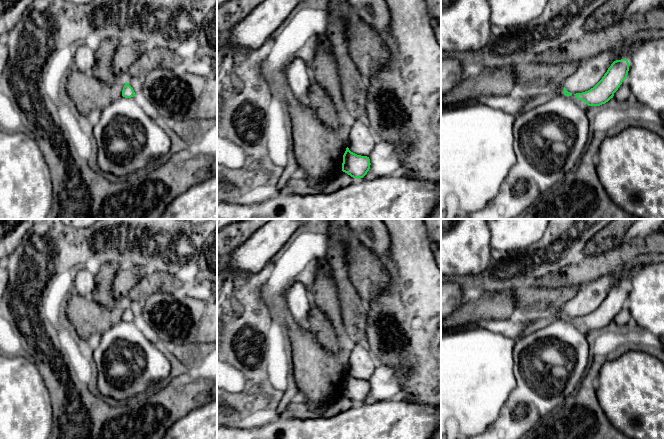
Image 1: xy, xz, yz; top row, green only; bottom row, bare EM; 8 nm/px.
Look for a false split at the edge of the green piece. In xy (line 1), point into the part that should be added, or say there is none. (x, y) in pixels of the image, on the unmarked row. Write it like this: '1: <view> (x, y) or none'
1: none

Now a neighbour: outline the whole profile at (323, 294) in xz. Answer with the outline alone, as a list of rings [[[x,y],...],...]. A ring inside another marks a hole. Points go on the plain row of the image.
[[[326,267],[318,268],[315,283],[309,294],[313,304],[320,308],[330,320],[340,345],[346,346],[348,339],[337,289]]]

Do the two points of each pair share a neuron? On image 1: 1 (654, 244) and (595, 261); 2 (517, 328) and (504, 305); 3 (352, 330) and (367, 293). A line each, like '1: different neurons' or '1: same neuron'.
1: same neuron
2: different neurons
3: different neurons

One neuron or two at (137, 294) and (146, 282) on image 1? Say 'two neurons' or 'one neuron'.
one neuron

